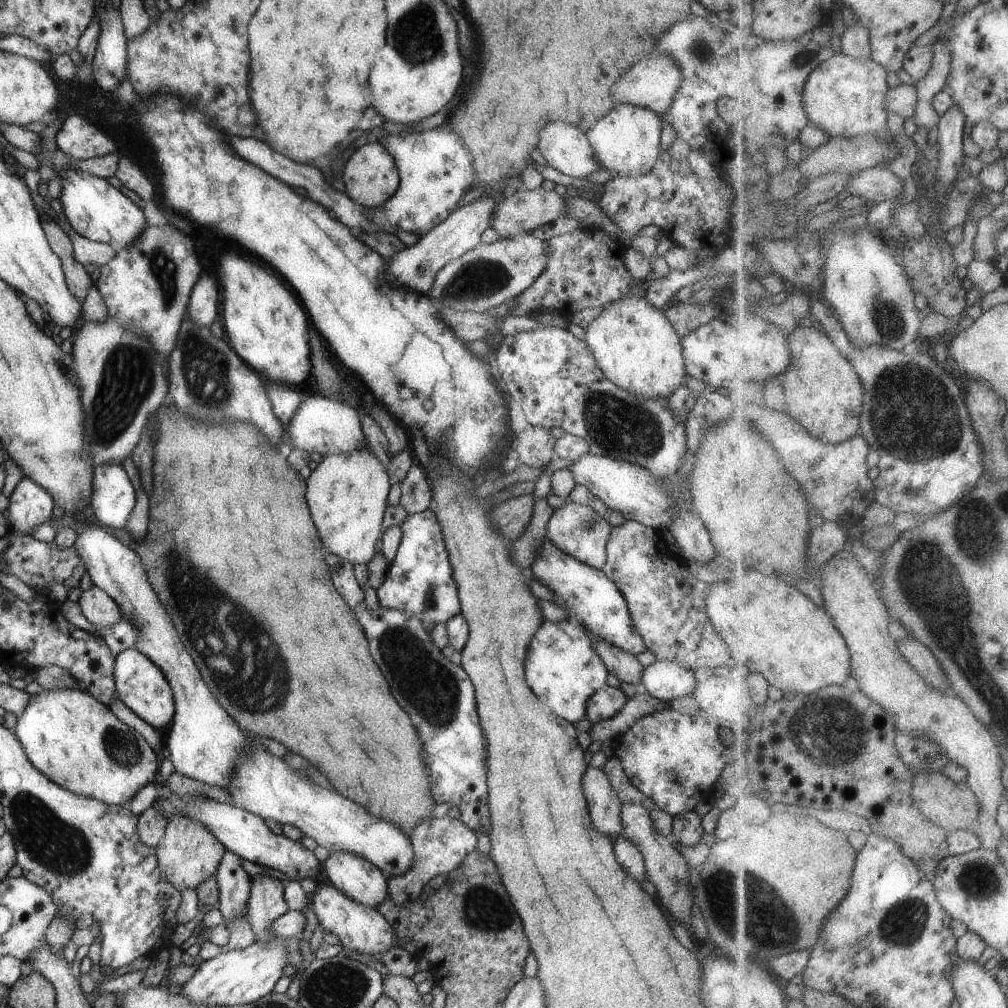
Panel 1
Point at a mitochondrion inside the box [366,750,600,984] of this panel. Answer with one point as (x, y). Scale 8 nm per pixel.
(482, 910)

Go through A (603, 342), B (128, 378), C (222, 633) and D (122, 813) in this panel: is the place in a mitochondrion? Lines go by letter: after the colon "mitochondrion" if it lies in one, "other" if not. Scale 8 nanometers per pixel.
A: other
B: mitochondrion
C: mitochondrion
D: other

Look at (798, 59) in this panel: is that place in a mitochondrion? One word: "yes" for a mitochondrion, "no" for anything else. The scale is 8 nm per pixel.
yes

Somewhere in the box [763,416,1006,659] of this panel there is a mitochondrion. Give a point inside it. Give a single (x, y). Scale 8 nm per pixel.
(975, 536)

